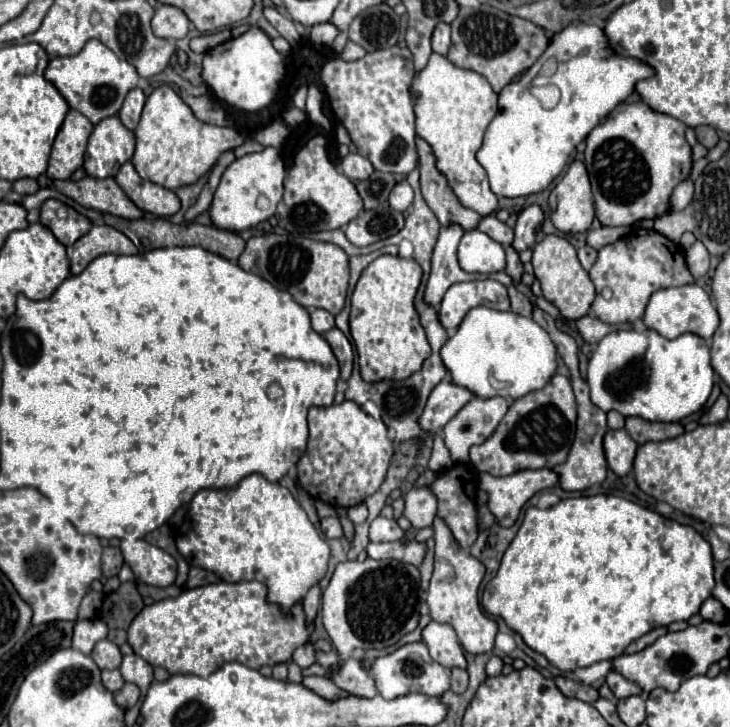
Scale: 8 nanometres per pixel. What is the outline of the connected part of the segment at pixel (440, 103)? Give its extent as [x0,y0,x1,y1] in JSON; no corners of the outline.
[411,52,497,216]

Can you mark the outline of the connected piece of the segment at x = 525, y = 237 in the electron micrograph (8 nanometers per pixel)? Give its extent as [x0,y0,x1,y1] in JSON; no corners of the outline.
[513,206,543,252]

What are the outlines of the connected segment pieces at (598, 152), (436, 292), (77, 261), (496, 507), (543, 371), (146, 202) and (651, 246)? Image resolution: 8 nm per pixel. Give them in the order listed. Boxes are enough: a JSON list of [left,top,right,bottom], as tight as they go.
[[585,102,691,226],[425,224,485,308],[71,224,137,274],[479,468,557,528],[441,306,557,400],[115,162,179,218],[589,228,693,324]]

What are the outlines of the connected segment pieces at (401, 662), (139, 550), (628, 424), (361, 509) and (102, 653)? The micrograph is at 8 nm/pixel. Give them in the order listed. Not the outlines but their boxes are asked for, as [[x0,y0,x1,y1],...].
[[365,642,451,700],[121,540,177,586],[625,418,683,444],[347,504,367,524],[91,640,121,670]]

